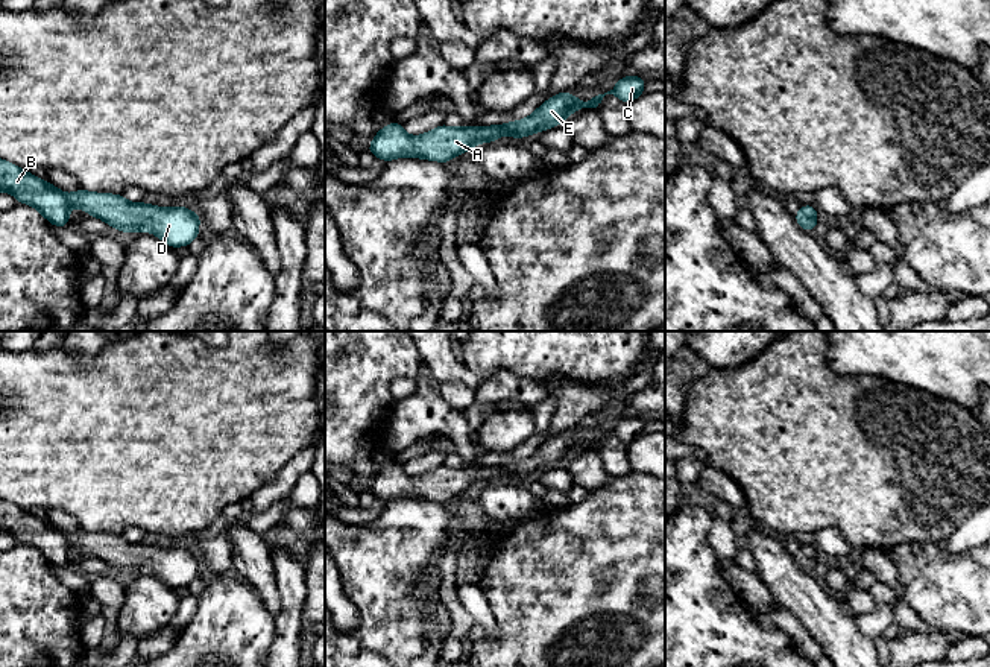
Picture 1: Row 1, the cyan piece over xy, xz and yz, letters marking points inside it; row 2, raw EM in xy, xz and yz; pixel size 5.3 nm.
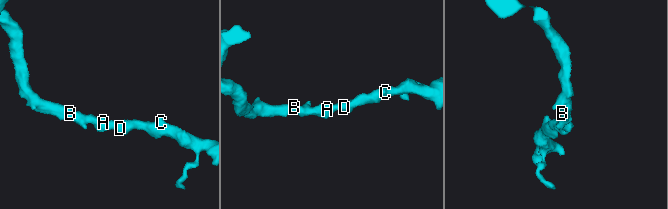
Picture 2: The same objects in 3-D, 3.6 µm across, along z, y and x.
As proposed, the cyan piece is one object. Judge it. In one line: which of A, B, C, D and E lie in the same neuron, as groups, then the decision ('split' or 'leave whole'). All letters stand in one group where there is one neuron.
A B C D E; leave whole

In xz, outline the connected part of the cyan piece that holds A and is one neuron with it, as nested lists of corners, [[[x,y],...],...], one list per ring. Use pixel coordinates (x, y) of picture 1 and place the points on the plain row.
[[[624,416],[610,431],[598,435],[586,444],[563,431],[548,439],[527,459],[497,466],[449,468],[443,463],[424,476],[411,477],[404,473],[401,463],[392,462],[377,473],[366,491],[372,492],[377,500],[384,501],[399,497],[418,497],[419,500],[434,500],[446,504],[456,495],[466,494],[477,483],[495,483],[504,474],[519,480],[533,473],[539,474],[562,465],[575,450],[598,451],[606,435],[615,435],[624,444],[630,444],[644,435],[645,422],[639,416]]]

